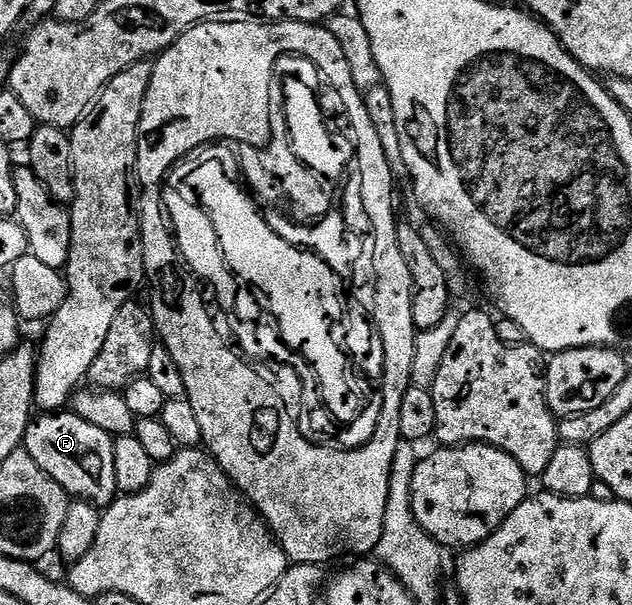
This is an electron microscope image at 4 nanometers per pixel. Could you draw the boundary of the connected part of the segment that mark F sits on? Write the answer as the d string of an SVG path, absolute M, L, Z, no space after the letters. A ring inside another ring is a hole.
M45 412L30 421L23 448L59 484L65 493L77 500L92 502L98 508L108 507L118 497L117 480L115 478L115 441L114 435L103 432L103 428L95 428L95 424L87 424L78 414L72 412Z

